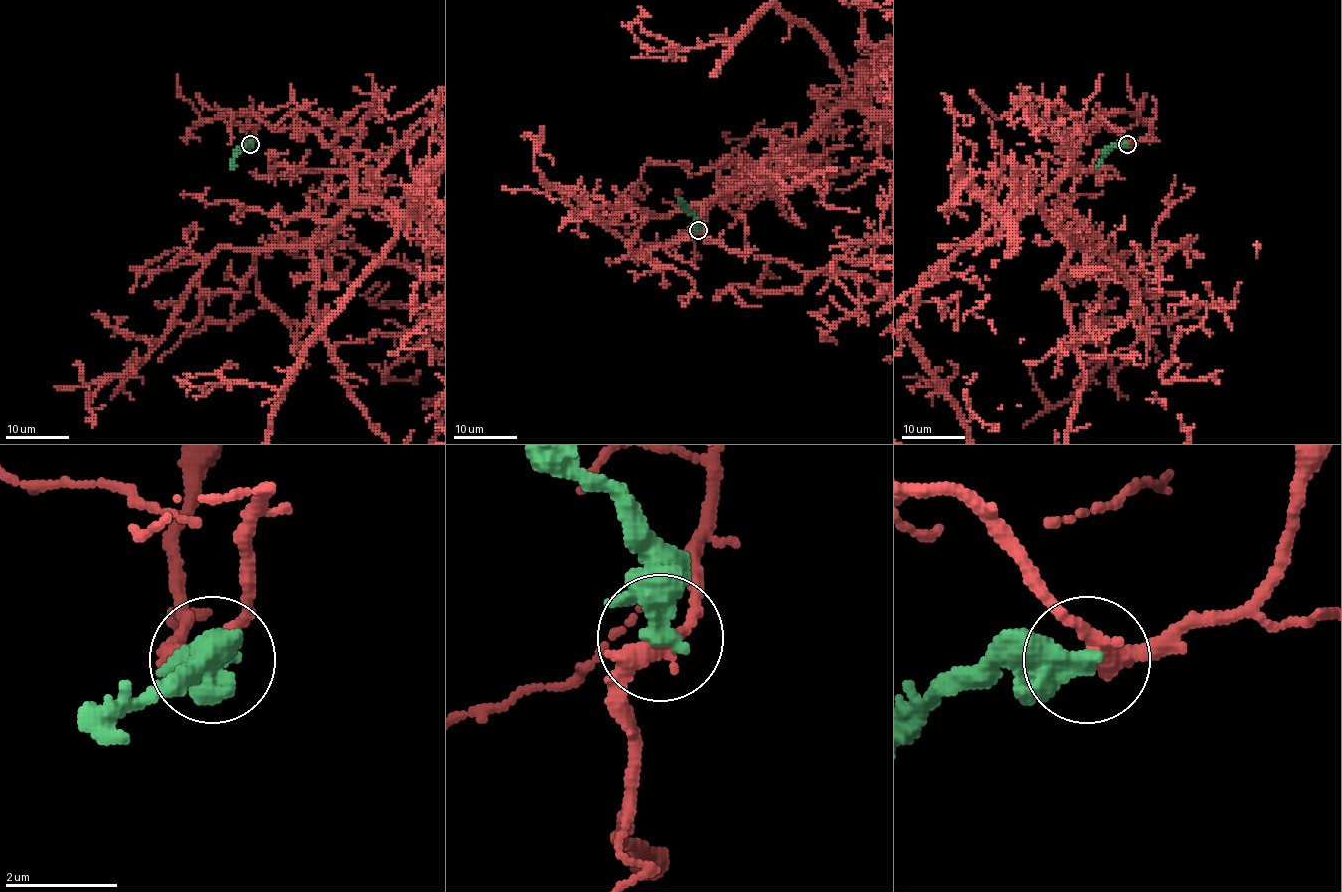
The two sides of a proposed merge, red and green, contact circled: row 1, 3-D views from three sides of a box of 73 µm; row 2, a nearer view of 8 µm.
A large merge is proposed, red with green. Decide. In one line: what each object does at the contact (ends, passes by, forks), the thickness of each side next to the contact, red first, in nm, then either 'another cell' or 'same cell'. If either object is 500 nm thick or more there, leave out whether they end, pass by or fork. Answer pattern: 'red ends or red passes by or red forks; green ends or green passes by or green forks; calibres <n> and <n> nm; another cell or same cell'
red passes by; green passes by; calibres 340 and 360 nm; another cell

